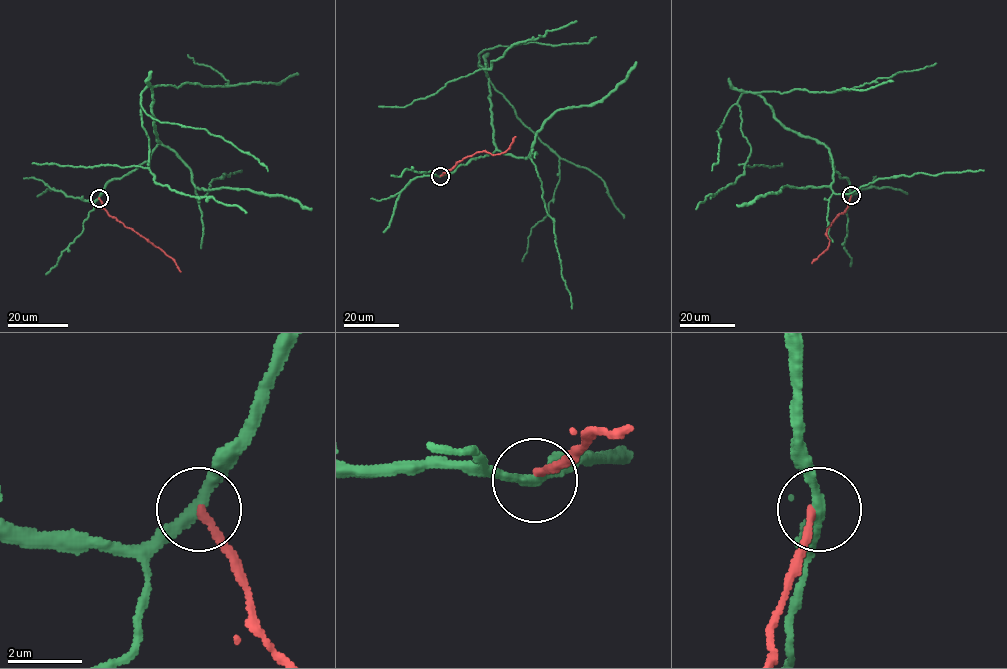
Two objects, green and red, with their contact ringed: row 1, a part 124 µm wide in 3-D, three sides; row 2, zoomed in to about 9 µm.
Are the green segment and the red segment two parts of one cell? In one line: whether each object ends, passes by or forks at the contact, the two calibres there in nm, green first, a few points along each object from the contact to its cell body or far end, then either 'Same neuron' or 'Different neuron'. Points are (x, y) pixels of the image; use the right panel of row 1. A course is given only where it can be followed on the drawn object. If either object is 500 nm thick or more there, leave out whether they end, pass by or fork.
At the ring green passes by. At the ring red ends. Thickness 280 nm (green) against 220 nm. Course of green: (851, 195), (849, 181), (834, 170), (829, 149), (788, 130), (756, 93), (852, 89), (878, 77), (936, 63). Course of red: (851, 195), (845, 210), (828, 227), (828, 248), (811, 263). Different neuron

